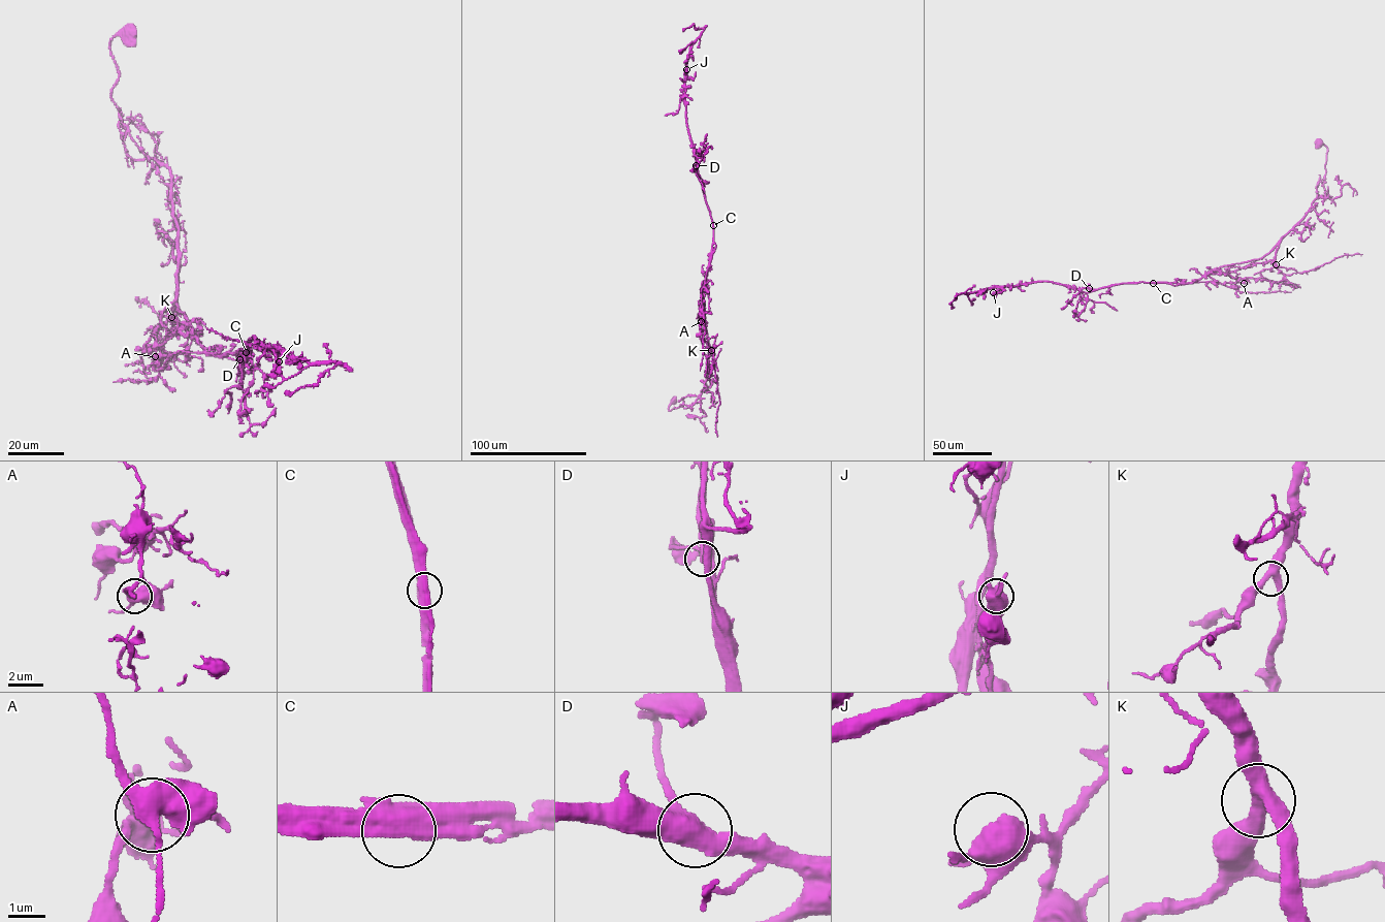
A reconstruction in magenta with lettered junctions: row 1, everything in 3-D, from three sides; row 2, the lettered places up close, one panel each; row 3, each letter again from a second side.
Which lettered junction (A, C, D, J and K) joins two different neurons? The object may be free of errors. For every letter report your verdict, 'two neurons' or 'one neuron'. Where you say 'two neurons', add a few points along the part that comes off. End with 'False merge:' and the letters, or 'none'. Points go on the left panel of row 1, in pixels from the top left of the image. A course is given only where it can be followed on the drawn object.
A: one neuron
C: two neurons; course (246, 352), (238, 370), (255, 339), (290, 357), (344, 364), (336, 363), (317, 384), (285, 391)
D: one neuron
J: one neuron
K: one neuron
False merge: C

